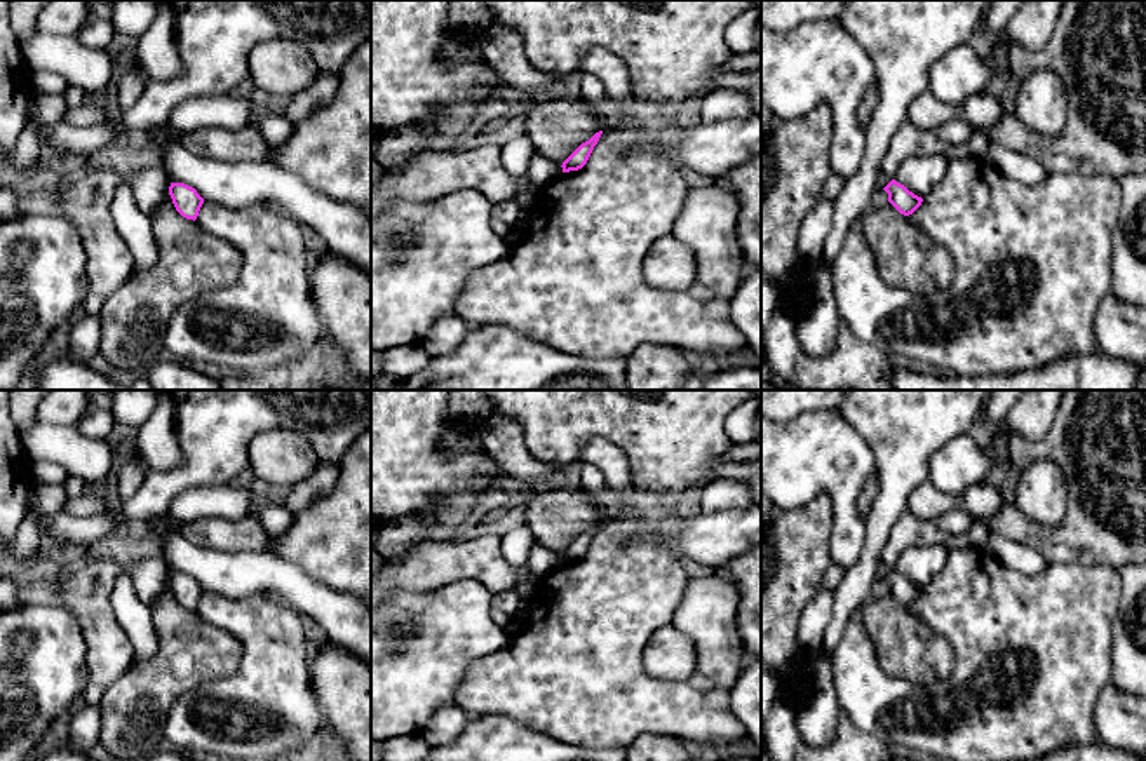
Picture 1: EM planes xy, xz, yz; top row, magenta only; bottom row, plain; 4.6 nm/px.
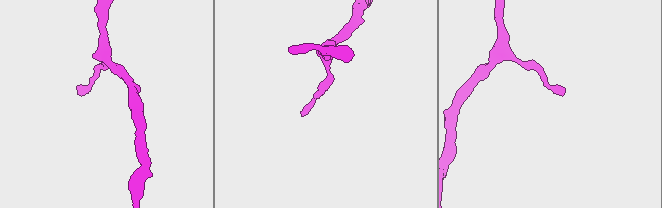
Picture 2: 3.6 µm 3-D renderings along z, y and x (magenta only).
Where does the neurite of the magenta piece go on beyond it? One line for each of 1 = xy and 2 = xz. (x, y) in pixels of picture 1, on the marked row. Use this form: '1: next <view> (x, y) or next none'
1: next none
2: next none

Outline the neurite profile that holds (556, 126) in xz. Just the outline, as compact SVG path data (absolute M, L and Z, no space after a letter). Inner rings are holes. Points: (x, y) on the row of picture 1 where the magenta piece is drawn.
M543 96L524 115L524 134L542 157L557 165L599 131L597 110L583 99Z

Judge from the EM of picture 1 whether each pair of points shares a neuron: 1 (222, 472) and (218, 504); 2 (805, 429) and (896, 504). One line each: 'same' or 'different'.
1: different
2: different

